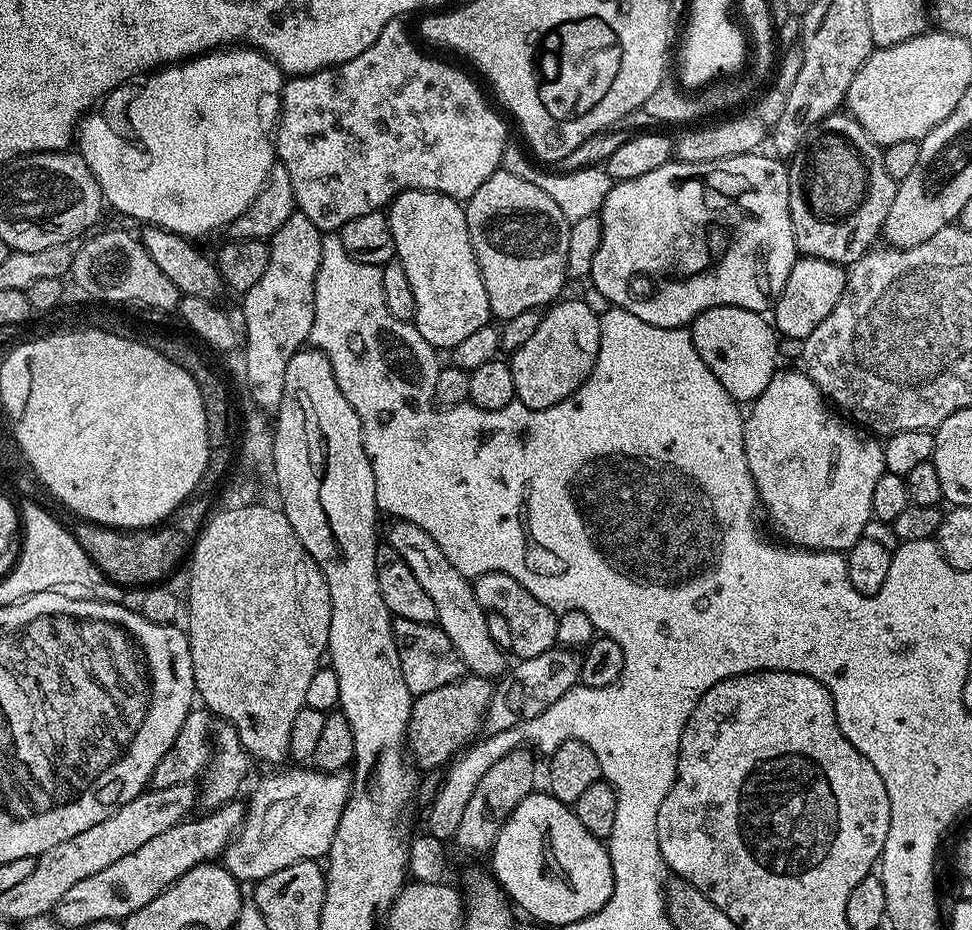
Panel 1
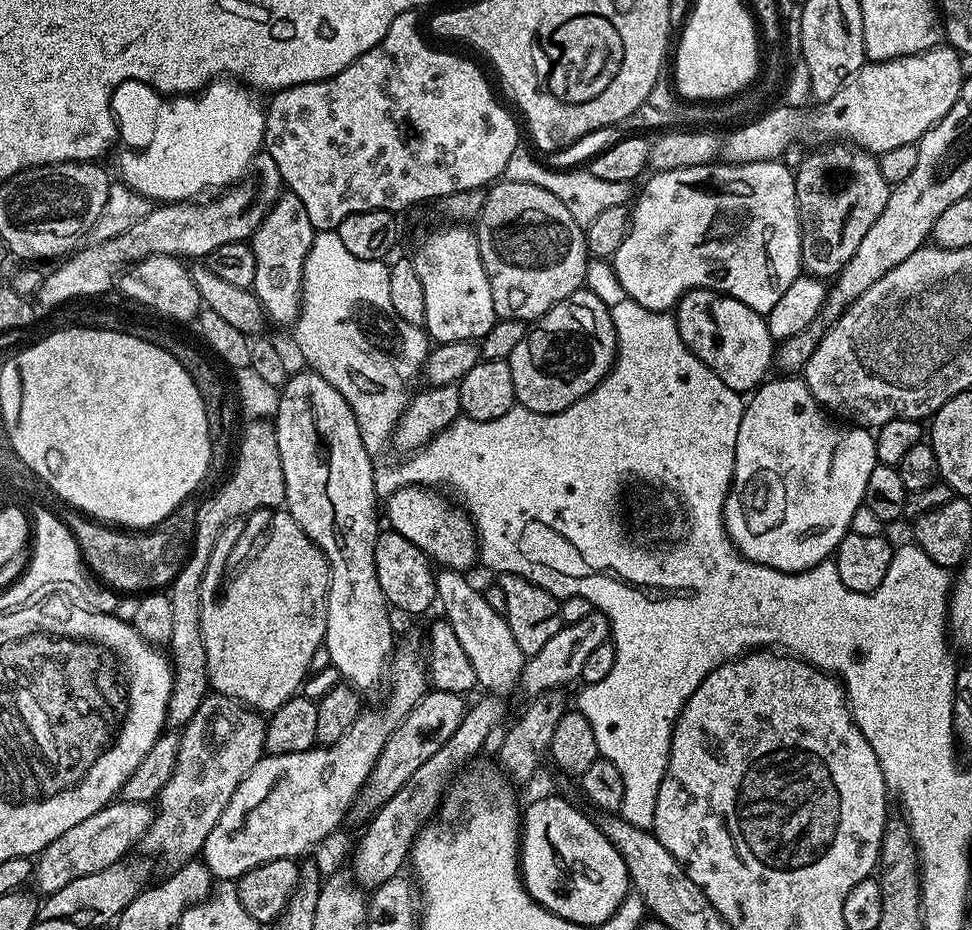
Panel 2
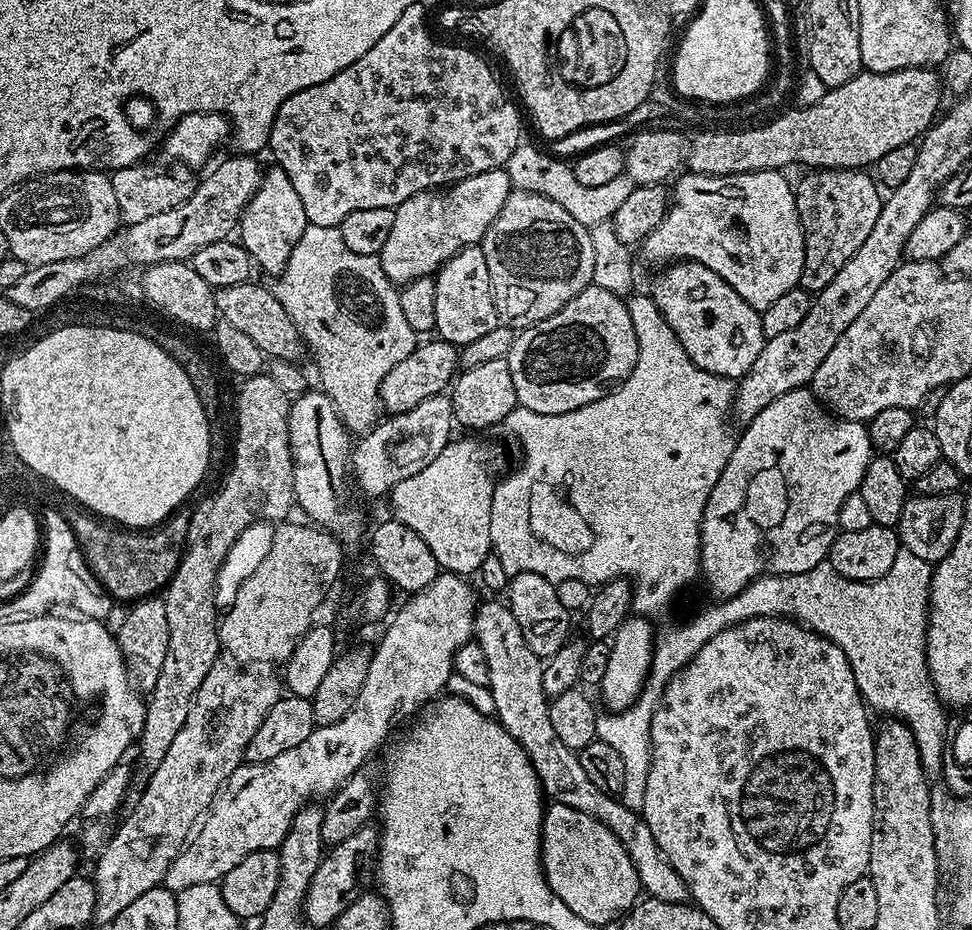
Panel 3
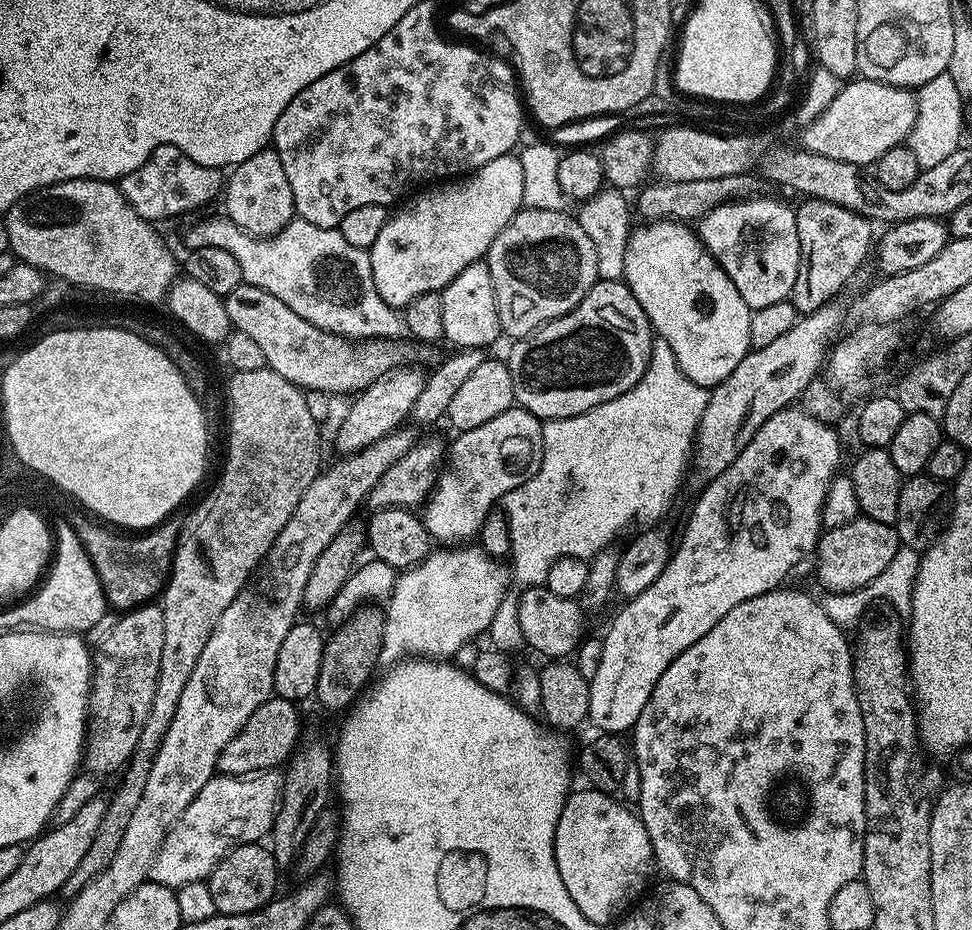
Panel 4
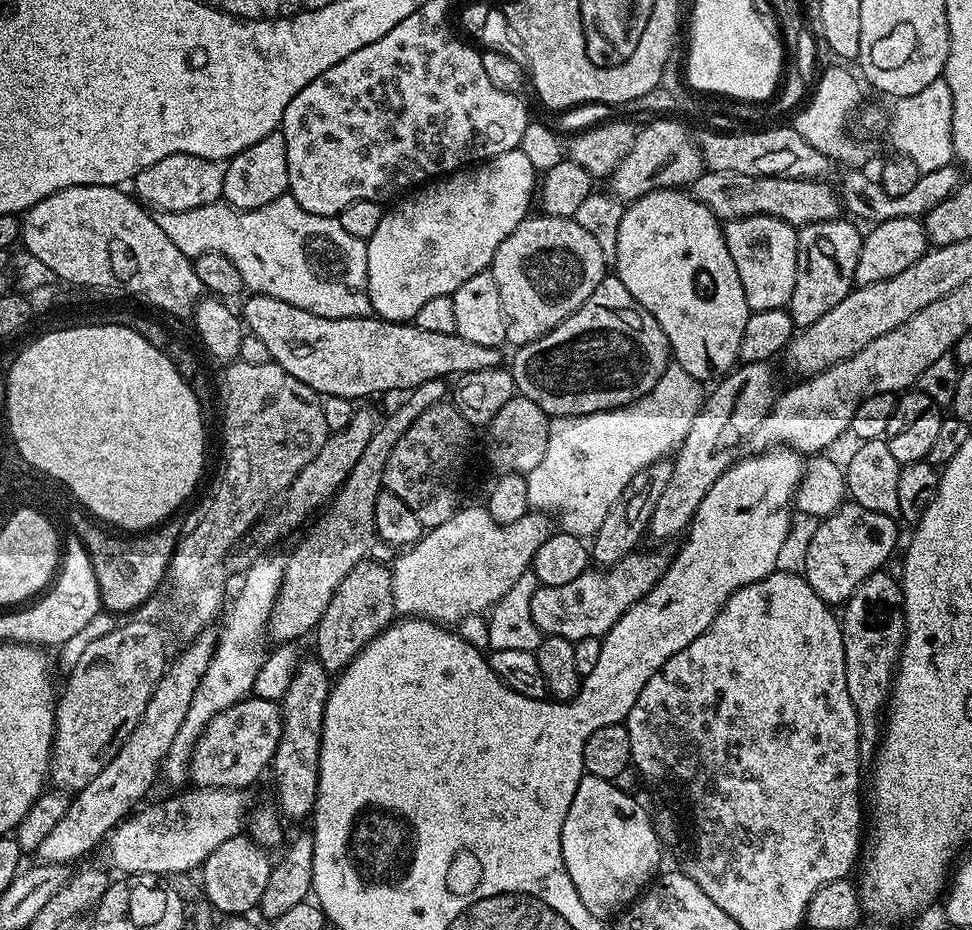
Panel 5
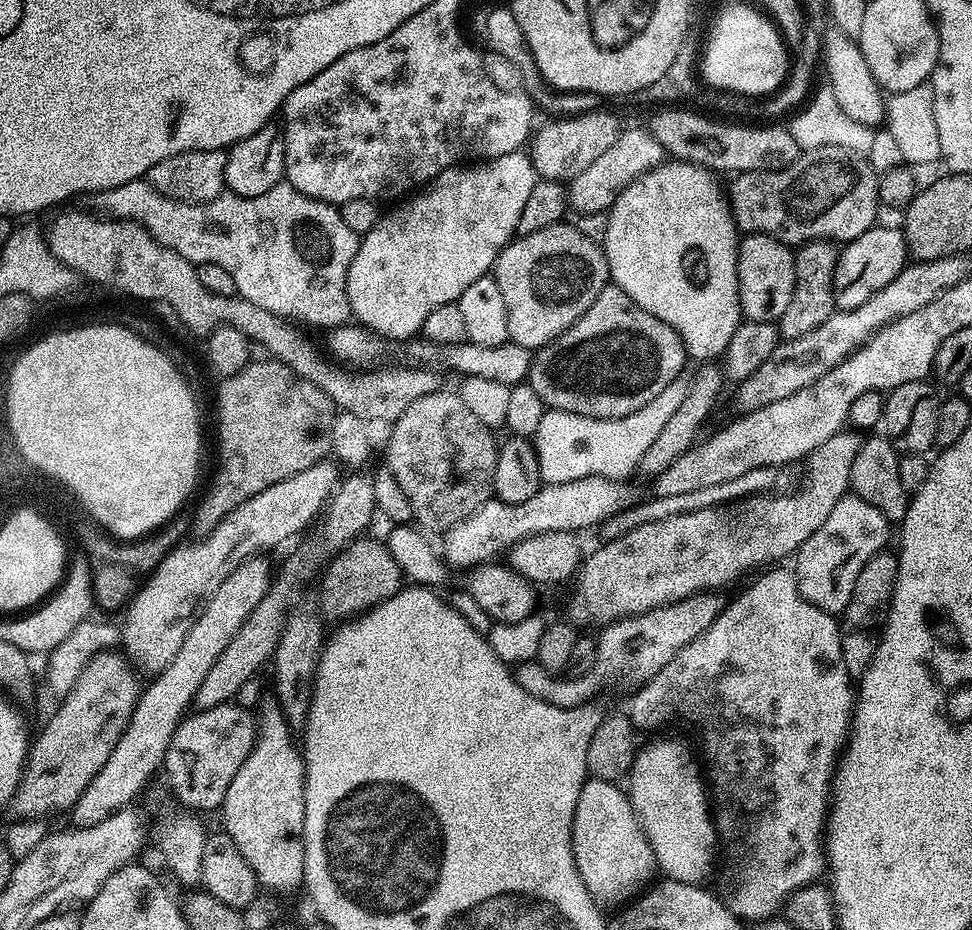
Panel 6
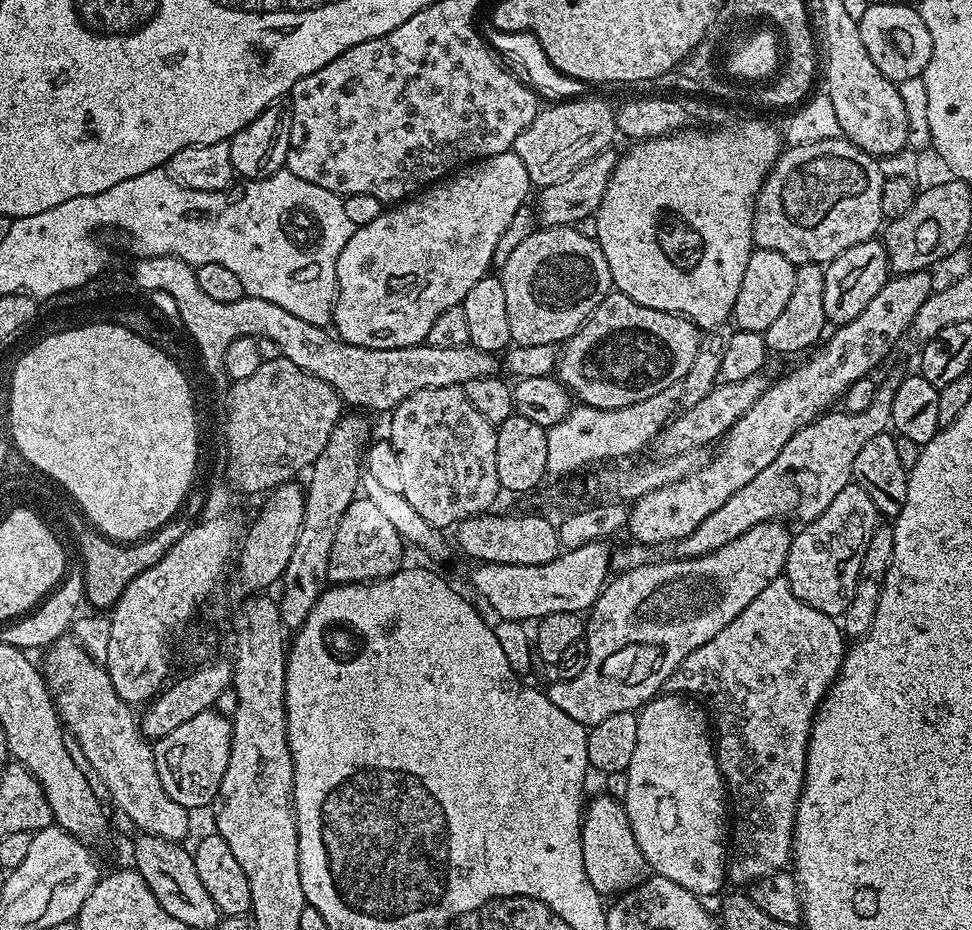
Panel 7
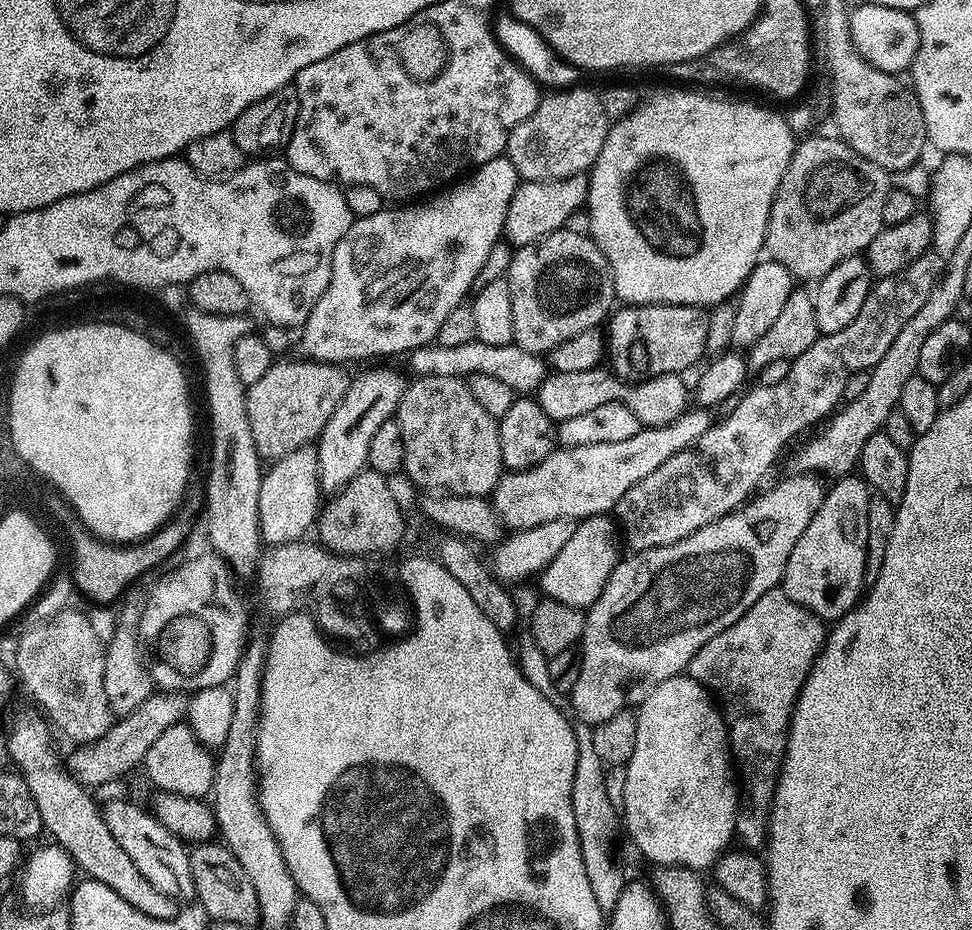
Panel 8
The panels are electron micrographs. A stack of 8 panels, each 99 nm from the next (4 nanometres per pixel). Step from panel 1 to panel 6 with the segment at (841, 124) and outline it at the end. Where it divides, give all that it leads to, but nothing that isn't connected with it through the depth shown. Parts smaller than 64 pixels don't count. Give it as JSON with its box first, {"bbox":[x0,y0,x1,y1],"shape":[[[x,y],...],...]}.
{"bbox":[778,240,838,340],"shape":[[[811,240],[801,244],[794,252],[794,294],[790,294],[790,303],[778,321],[780,335],[784,340],[802,338],[802,334],[810,334],[814,326],[822,326],[826,318],[837,311],[834,302],[834,270],[838,248],[831,240]]]}

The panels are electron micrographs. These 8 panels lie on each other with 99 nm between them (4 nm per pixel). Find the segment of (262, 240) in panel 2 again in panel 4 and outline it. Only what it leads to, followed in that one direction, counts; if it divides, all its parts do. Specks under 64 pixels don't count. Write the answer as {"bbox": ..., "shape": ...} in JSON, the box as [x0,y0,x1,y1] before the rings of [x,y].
{"bbox":[222,146,296,236],"shape":[[[271,146],[254,154],[254,158],[246,158],[246,162],[237,164],[227,173],[222,188],[223,198],[227,219],[233,220],[251,236],[276,236],[296,216],[294,194],[290,194],[290,182],[286,170],[282,170],[282,158],[278,158],[276,149]]]}

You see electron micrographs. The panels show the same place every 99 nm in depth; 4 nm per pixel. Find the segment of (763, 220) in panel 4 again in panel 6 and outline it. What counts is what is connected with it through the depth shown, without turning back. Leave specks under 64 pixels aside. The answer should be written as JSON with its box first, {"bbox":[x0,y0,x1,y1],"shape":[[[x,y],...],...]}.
{"bbox":[738,233,794,324],"shape":[[[765,233],[745,235],[739,241],[738,286],[740,287],[740,311],[745,321],[757,320],[771,324],[779,321],[781,314],[794,294],[793,249]]]}

